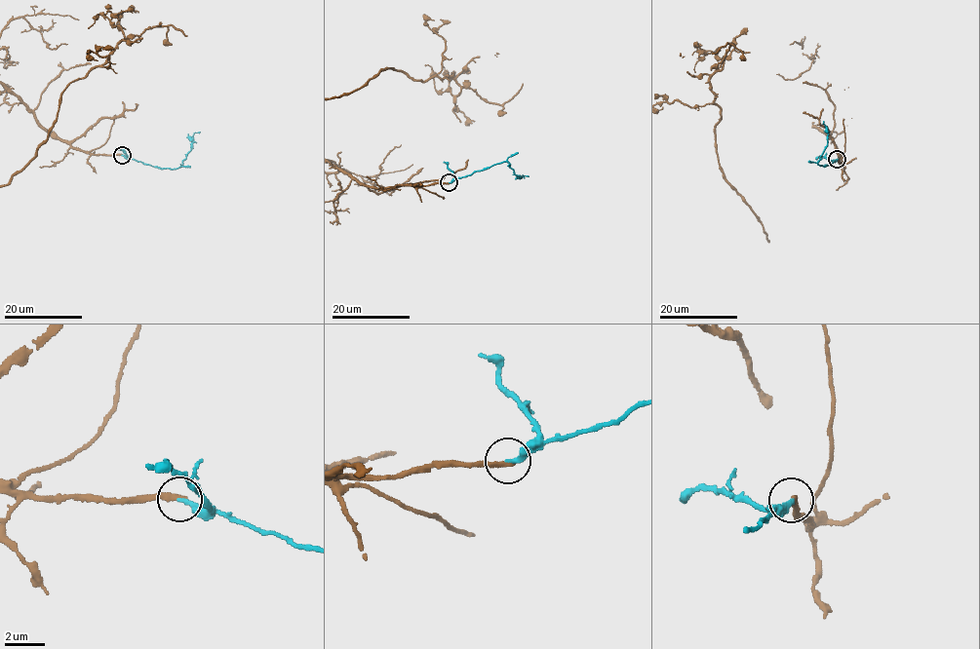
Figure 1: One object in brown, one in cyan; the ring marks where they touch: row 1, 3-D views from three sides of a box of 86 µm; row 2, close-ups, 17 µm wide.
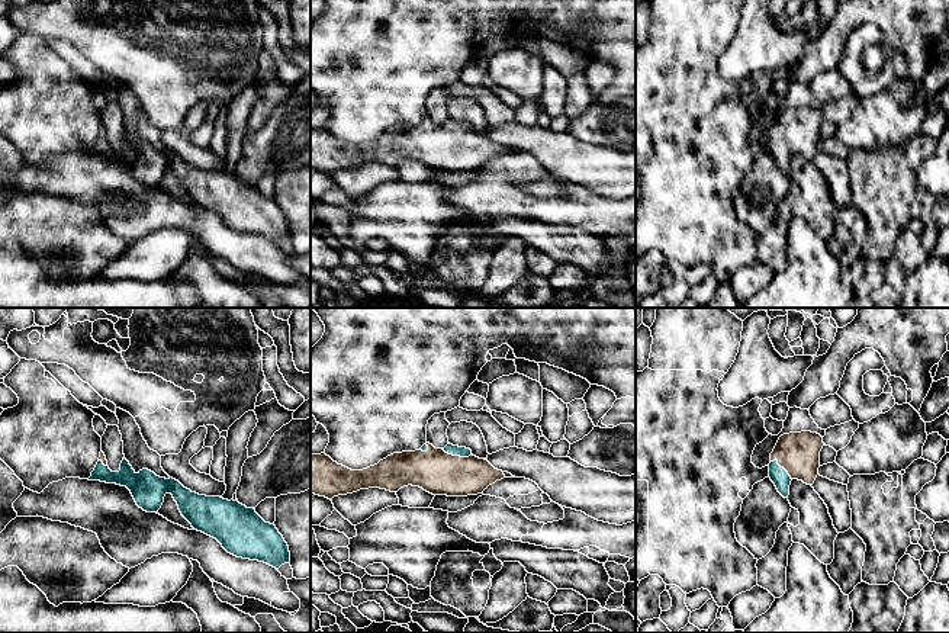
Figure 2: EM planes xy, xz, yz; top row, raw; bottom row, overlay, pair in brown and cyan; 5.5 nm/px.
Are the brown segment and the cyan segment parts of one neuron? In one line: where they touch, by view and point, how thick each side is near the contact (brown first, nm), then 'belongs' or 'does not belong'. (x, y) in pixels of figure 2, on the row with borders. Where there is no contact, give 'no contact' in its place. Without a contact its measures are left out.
xz (456, 456) | 240/60 nm | belongs

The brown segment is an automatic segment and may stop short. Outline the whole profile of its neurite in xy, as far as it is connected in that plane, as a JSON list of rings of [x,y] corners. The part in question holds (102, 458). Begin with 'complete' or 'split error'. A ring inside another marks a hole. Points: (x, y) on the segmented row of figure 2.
split error; [[[103,452],[89,481],[126,486],[136,505],[147,512],[158,512],[164,497],[171,494],[192,527],[216,539],[228,553],[264,562],[276,569],[290,563],[289,546],[276,526],[238,501],[199,495],[178,481],[160,478],[148,469],[136,473],[125,457],[120,470],[112,472]]]

